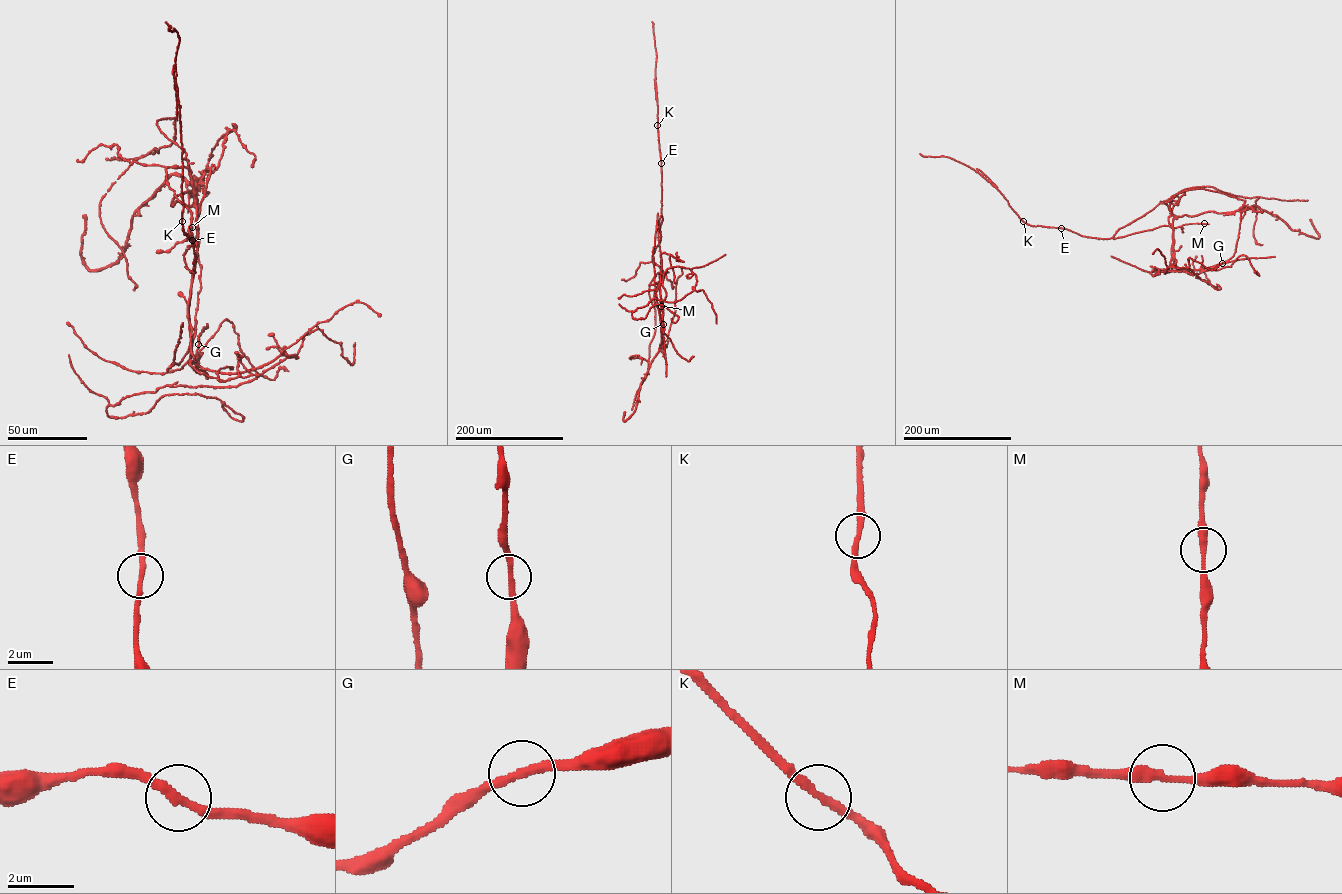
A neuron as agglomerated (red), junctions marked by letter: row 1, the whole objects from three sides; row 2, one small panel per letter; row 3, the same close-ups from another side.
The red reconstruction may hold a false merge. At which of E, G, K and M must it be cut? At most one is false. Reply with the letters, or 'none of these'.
none of these

